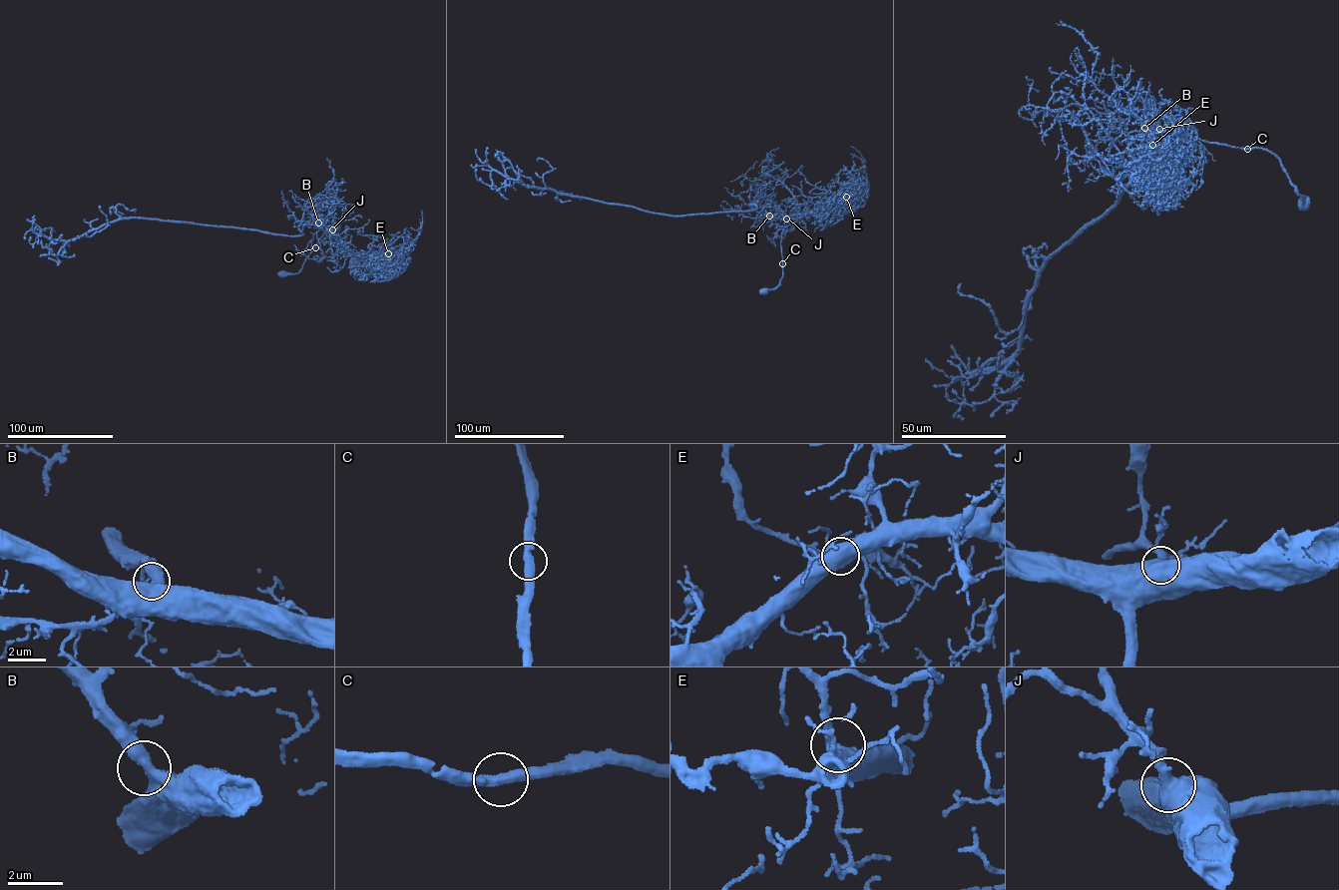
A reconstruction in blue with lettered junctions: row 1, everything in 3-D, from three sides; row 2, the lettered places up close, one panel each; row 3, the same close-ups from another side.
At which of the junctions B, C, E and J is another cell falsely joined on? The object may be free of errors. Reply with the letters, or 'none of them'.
none of them

